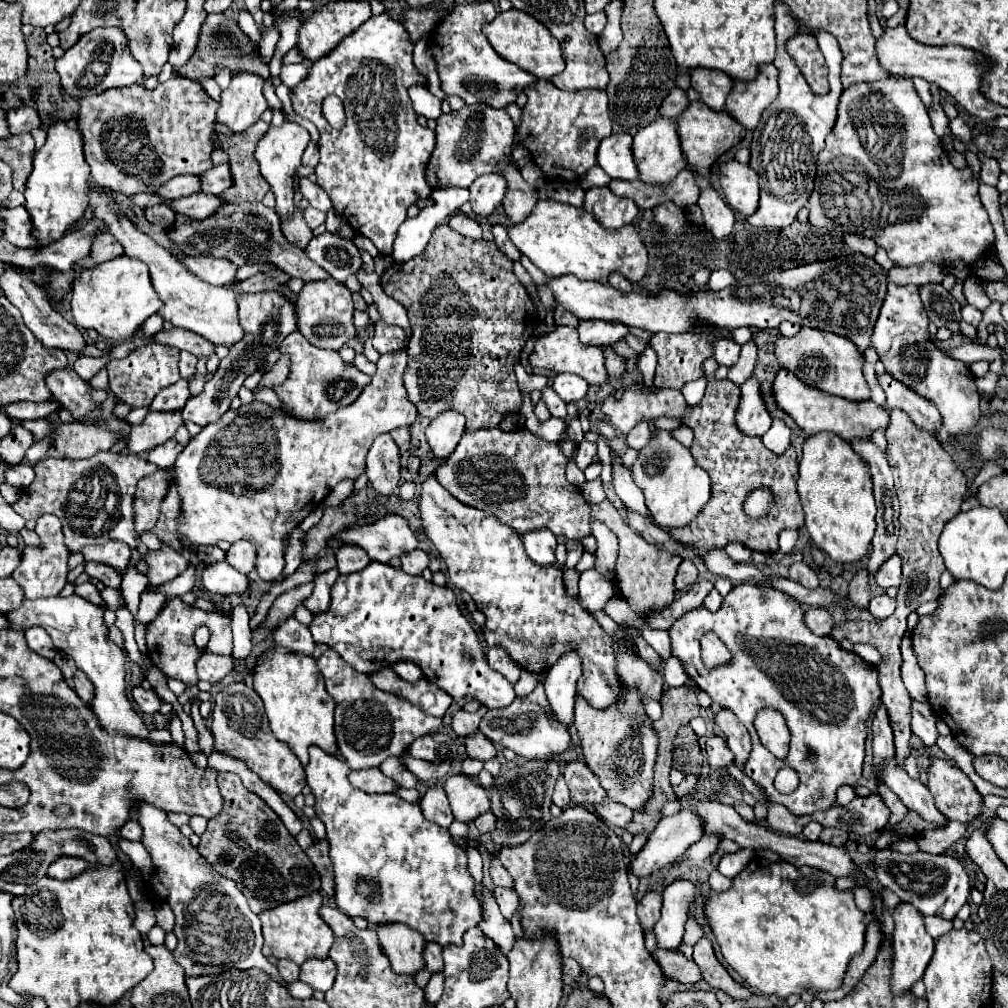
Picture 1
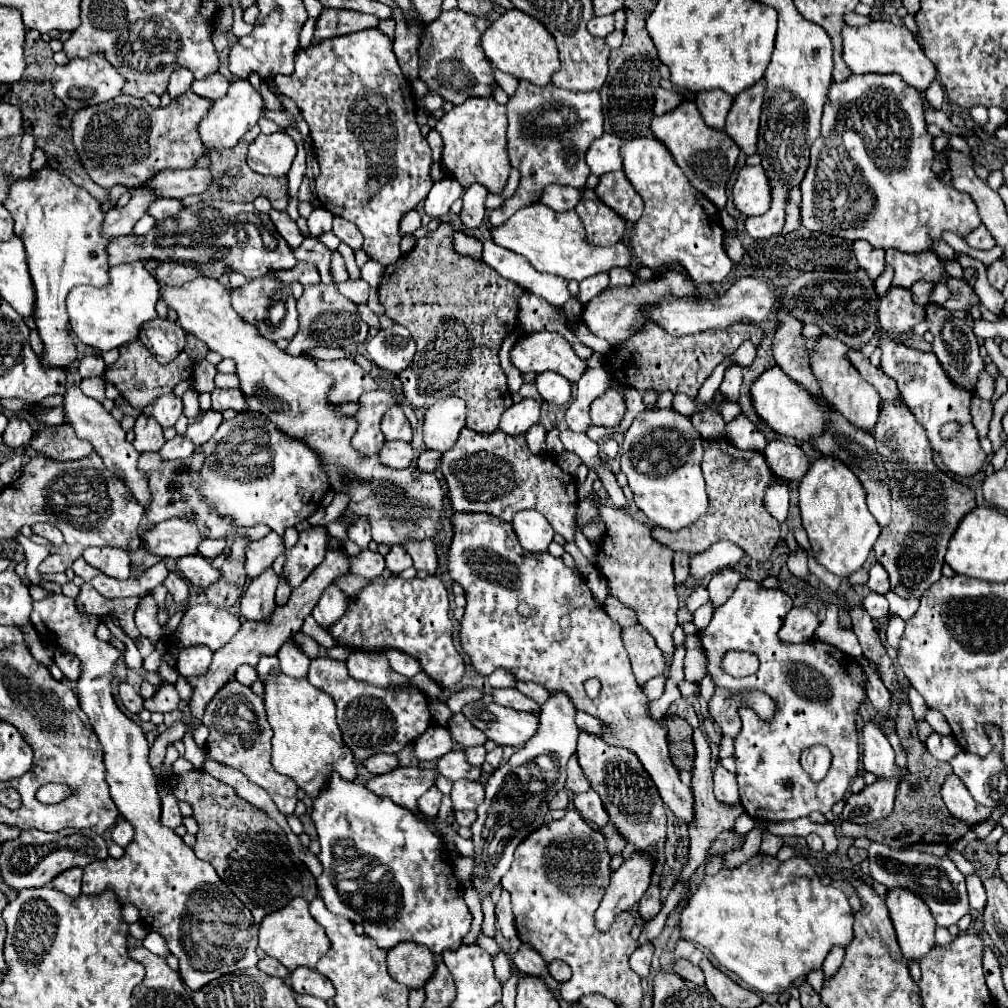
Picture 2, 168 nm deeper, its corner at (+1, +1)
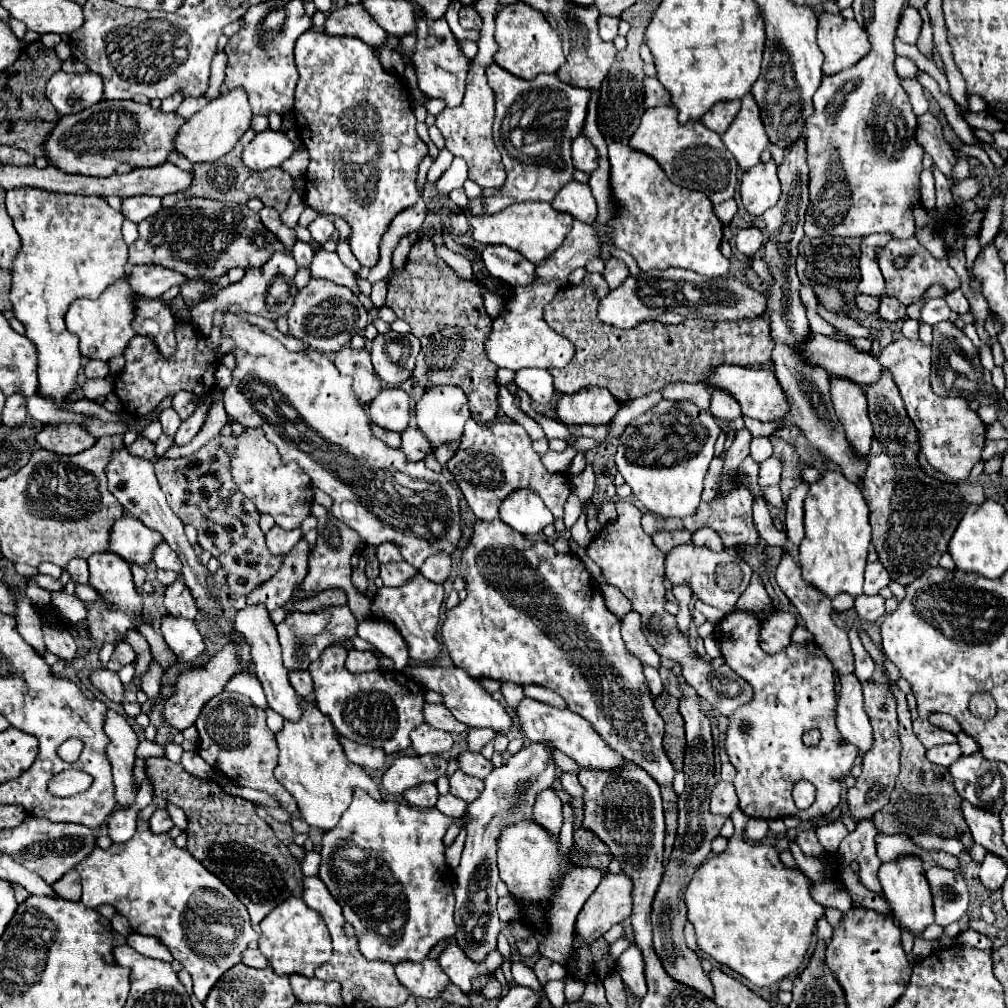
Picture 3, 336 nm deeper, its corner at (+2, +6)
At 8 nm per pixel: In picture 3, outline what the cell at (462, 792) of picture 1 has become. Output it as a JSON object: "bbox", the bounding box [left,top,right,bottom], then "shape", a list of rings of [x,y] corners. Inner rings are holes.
{"bbox":[450,771,484,803],"shape":[[[456,771],[452,777],[450,777],[450,793],[464,799],[466,803],[472,803],[474,799],[480,797],[484,789],[484,783],[476,777],[468,777],[466,773],[462,771]]]}

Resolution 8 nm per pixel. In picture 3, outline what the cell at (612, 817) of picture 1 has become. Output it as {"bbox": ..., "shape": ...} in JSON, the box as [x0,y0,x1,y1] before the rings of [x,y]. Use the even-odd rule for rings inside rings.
{"bbox":[562,773,584,797],"shape":[[[562,773],[562,787],[566,789],[568,795],[572,797],[584,797],[584,789],[580,787],[580,781],[576,777],[576,773]]]}

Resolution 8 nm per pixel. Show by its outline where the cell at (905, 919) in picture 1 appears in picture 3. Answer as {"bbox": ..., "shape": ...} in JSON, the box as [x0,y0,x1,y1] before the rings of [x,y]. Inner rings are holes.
{"bbox":[878,857,934,937],"shape":[[[902,857],[892,863],[882,863],[878,871],[878,879],[882,883],[882,895],[890,905],[890,913],[898,919],[900,927],[910,931],[914,937],[922,935],[924,929],[934,923],[932,895],[930,895],[928,881],[924,877],[922,861],[918,857]]]}

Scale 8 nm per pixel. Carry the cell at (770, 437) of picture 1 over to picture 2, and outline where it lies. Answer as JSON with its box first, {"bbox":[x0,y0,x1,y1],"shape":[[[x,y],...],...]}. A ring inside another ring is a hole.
{"bbox":[765,440,809,480],"shape":[[[773,440],[765,448],[771,472],[785,480],[801,480],[809,470],[809,458],[801,446],[785,440]]]}

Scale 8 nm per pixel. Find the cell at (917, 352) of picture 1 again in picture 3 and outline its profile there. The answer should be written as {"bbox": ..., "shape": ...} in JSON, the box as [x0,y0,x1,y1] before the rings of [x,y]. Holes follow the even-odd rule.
{"bbox":[878,339,986,481],"shape":[[[898,339],[886,345],[880,355],[878,363],[888,369],[894,377],[894,383],[900,389],[900,395],[904,399],[904,407],[914,421],[918,433],[920,433],[920,449],[930,461],[932,467],[946,473],[954,481],[968,479],[972,467],[980,461],[984,439],[986,439],[986,425],[976,415],[976,411],[970,409],[970,401],[964,397],[940,397],[930,387],[930,345],[924,345],[922,341],[910,341],[910,339]]]}

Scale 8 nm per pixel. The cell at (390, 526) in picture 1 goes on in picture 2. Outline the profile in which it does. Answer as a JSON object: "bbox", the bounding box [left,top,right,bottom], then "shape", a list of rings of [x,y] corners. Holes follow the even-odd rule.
{"bbox":[403,540,437,574],"shape":[[[419,540],[419,542],[407,542],[403,548],[411,554],[415,570],[425,570],[429,574],[435,574],[437,570],[437,554],[435,554],[435,544],[431,540]]]}

